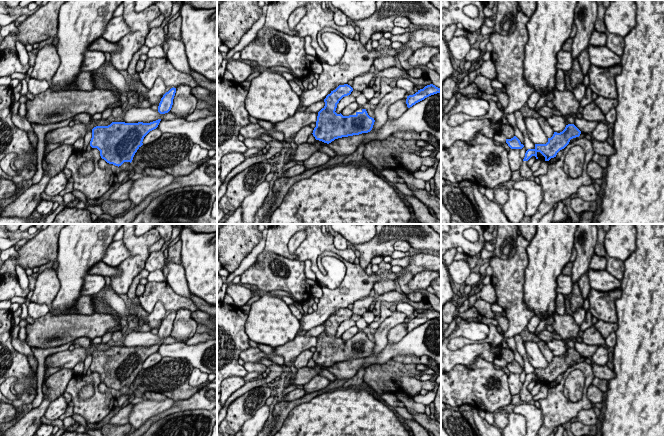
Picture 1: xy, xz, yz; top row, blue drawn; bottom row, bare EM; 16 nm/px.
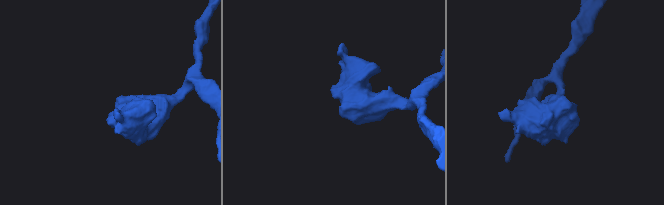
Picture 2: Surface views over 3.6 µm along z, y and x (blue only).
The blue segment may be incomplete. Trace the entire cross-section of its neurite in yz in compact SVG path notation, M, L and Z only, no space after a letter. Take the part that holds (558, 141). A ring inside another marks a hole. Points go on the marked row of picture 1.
M568 124L562 132L554 132L553 136L548 138L546 144L535 144L534 149L528 149L523 161L528 161L532 156L538 159L538 152L545 157L545 161L549 161L551 158L556 157L557 153L564 149L571 139L579 137L580 134L581 131L574 124Z

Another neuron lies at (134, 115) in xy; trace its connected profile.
M133 107L131 109L126 109L124 111L124 115L122 117L123 122L125 123L150 123L156 121L158 119L162 120L171 120L178 118L172 112L168 112L165 114L160 114L158 110L152 110L149 108L136 108Z

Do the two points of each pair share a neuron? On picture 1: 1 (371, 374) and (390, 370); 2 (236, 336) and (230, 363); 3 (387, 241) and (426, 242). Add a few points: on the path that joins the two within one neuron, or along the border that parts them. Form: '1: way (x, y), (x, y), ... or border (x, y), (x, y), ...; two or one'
1: way (376, 374), (385, 374); one
2: way (230, 343), (230, 356); one
3: way (397, 235), (416, 235); one

